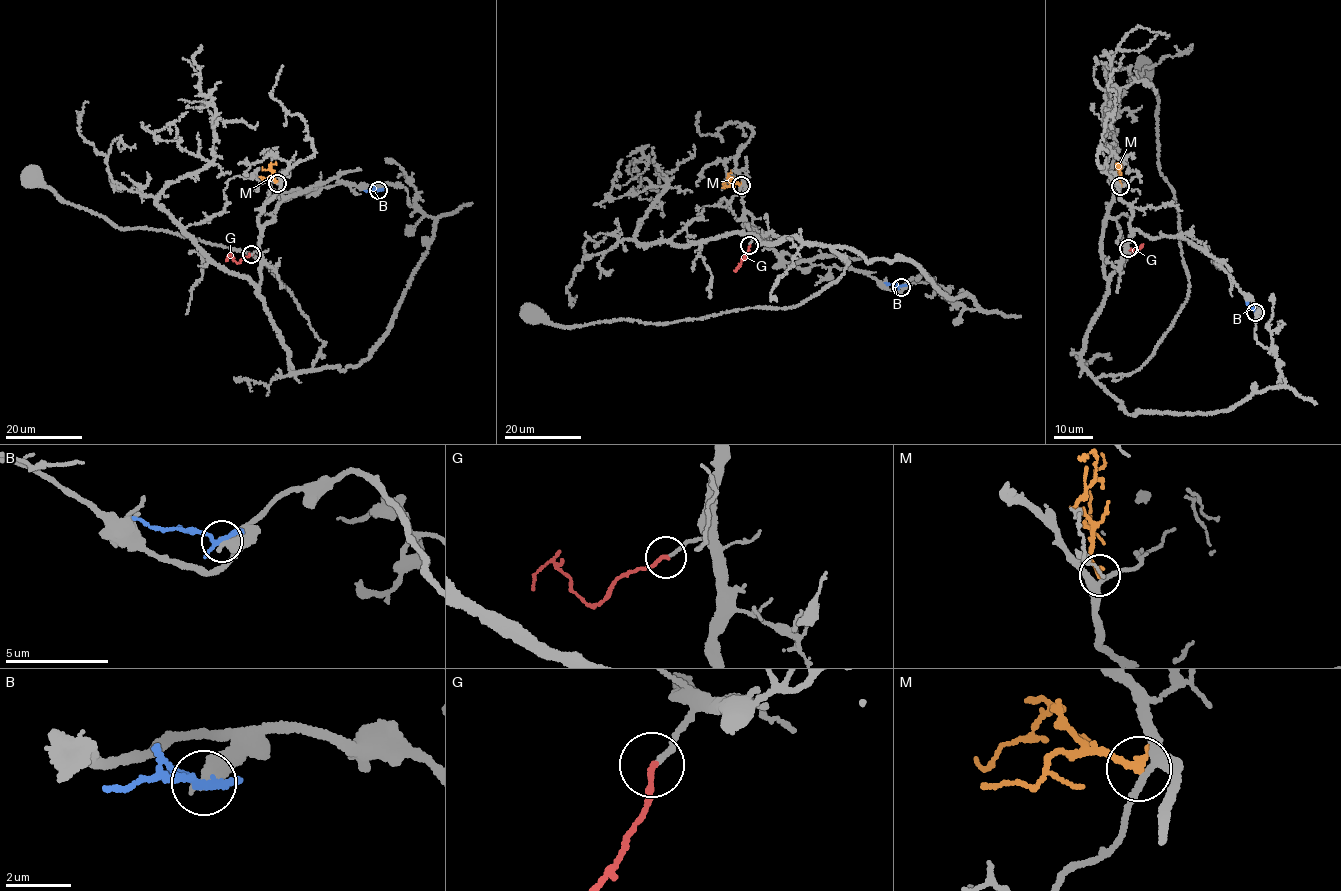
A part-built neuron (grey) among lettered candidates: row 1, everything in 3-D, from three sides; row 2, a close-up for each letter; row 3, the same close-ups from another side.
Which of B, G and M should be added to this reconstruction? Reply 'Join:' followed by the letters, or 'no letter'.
Join: G

